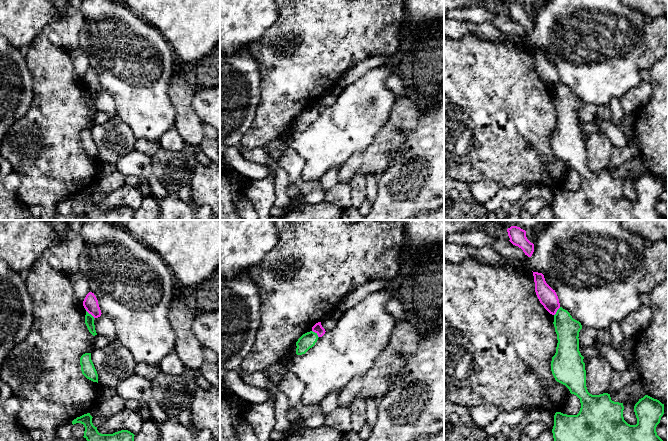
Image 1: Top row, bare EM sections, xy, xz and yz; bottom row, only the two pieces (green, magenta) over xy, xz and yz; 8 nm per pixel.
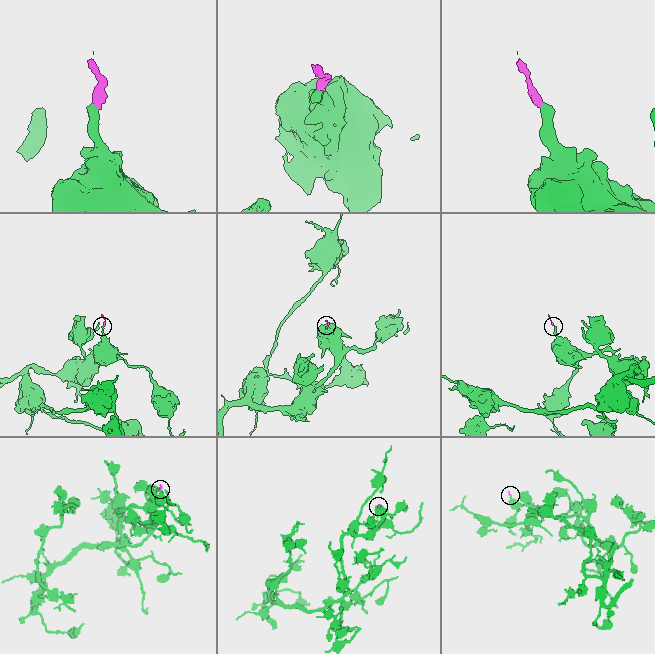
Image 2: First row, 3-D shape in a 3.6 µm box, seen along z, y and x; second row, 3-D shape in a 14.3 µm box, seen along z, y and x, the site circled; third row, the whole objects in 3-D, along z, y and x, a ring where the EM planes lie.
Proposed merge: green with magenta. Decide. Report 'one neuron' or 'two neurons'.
two neurons

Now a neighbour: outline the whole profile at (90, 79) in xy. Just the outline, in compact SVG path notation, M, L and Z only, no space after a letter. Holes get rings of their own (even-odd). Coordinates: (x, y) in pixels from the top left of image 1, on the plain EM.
M89 68L84 77L83 77L83 82L86 85L86 87L91 90L94 94L98 94L101 92L101 86L98 80L98 76L94 69Z

